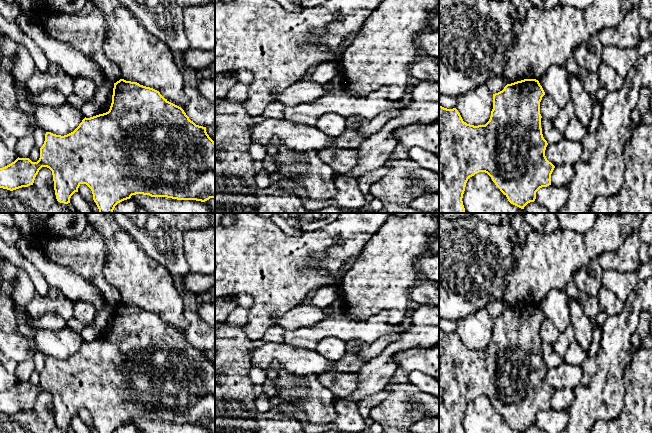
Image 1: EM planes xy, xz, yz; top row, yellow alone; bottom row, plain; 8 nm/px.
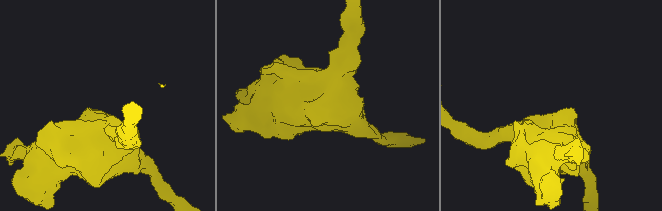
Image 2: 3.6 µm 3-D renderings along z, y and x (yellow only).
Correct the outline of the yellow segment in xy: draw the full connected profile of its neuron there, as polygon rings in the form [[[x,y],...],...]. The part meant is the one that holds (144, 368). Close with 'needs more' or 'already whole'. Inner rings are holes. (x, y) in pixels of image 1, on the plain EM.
[[[120,303],[114,307],[112,327],[108,336],[90,342],[85,341],[73,356],[64,360],[46,356],[44,368],[40,372],[40,382],[37,386],[32,386],[29,382],[18,381],[11,388],[0,392],[0,412],[13,415],[33,409],[35,401],[42,391],[47,391],[52,395],[56,423],[58,426],[64,428],[70,427],[71,420],[75,416],[78,416],[81,408],[86,408],[91,413],[93,424],[98,433],[114,433],[118,427],[130,423],[132,419],[136,418],[201,426],[205,426],[210,422],[215,423],[215,366],[207,358],[206,351],[196,349],[189,343],[181,331],[169,326],[159,315],[124,303]]] | already whole

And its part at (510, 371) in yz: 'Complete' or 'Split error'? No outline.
Complete

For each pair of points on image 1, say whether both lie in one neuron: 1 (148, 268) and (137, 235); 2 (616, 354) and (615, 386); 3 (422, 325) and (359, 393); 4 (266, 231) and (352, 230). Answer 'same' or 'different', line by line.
1: different
2: same
3: same
4: same

